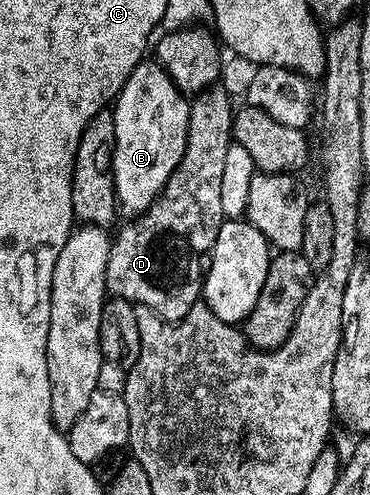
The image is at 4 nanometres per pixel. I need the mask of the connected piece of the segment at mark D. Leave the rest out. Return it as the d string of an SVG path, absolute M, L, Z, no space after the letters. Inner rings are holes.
M214 85L205 91L198 92L193 96L190 103L190 116L188 117L188 133L186 134L186 148L184 155L180 157L180 163L176 165L174 172L168 177L164 189L154 199L152 204L141 215L133 216L118 231L118 236L113 236L108 253L108 265L106 266L106 290L111 296L119 299L126 299L135 305L159 305L158 303L170 303L169 322L178 323L192 309L192 305L199 302L202 293L202 280L204 278L204 260L208 252L213 248L214 239L218 235L218 226L224 222L222 206L220 205L220 173L224 173L224 156L228 153L232 142L232 106L230 107L231 98L221 86Z

